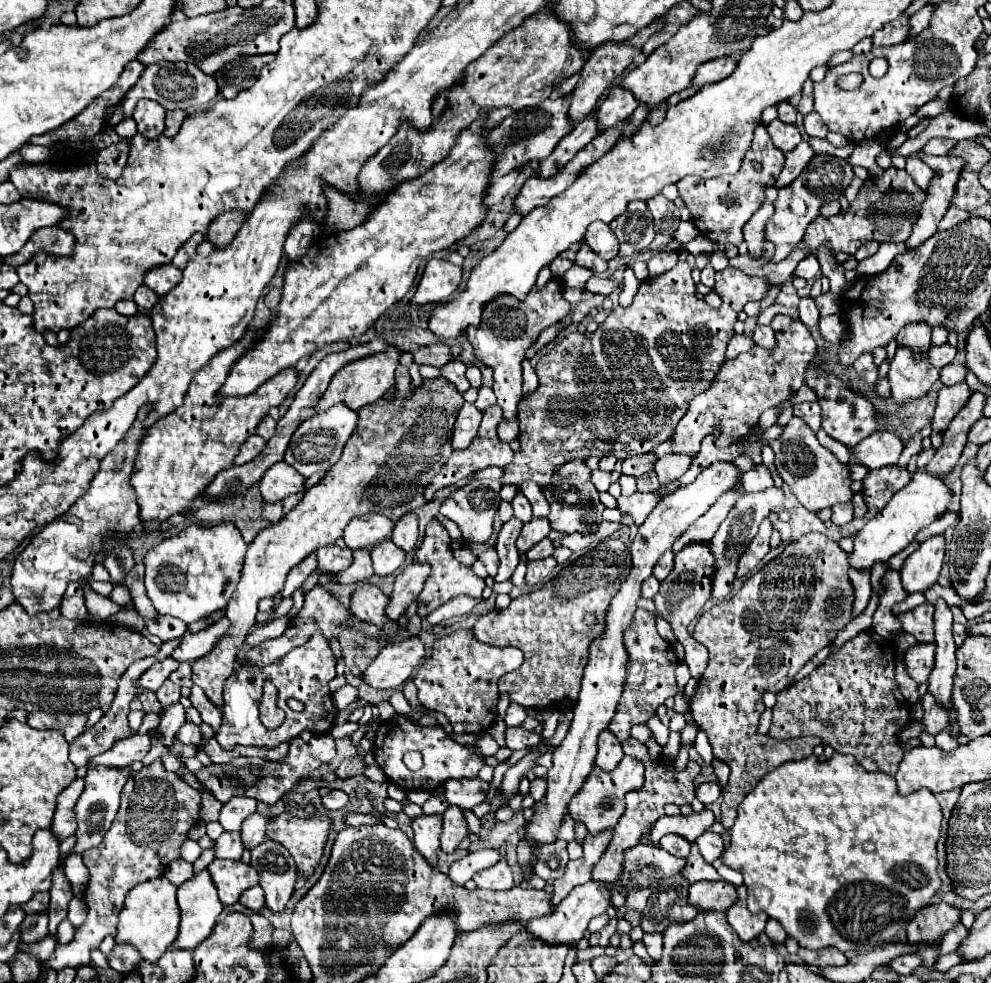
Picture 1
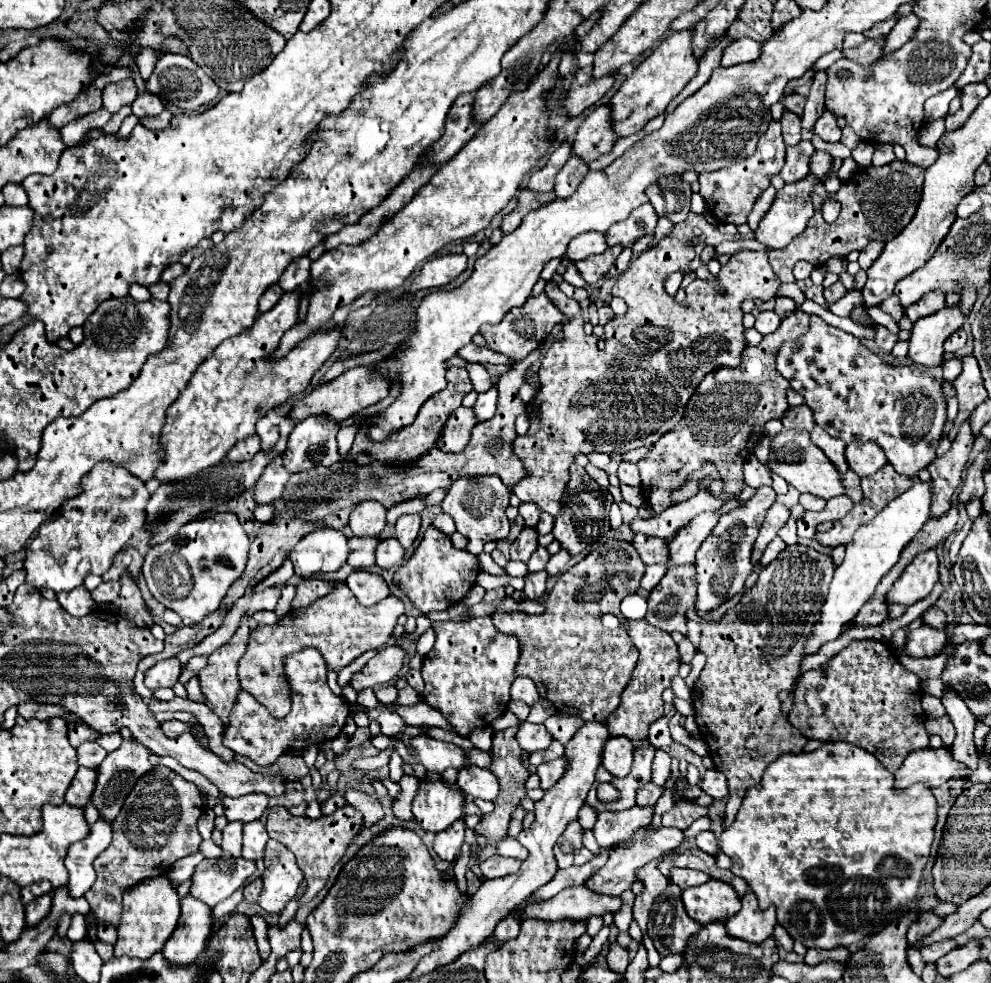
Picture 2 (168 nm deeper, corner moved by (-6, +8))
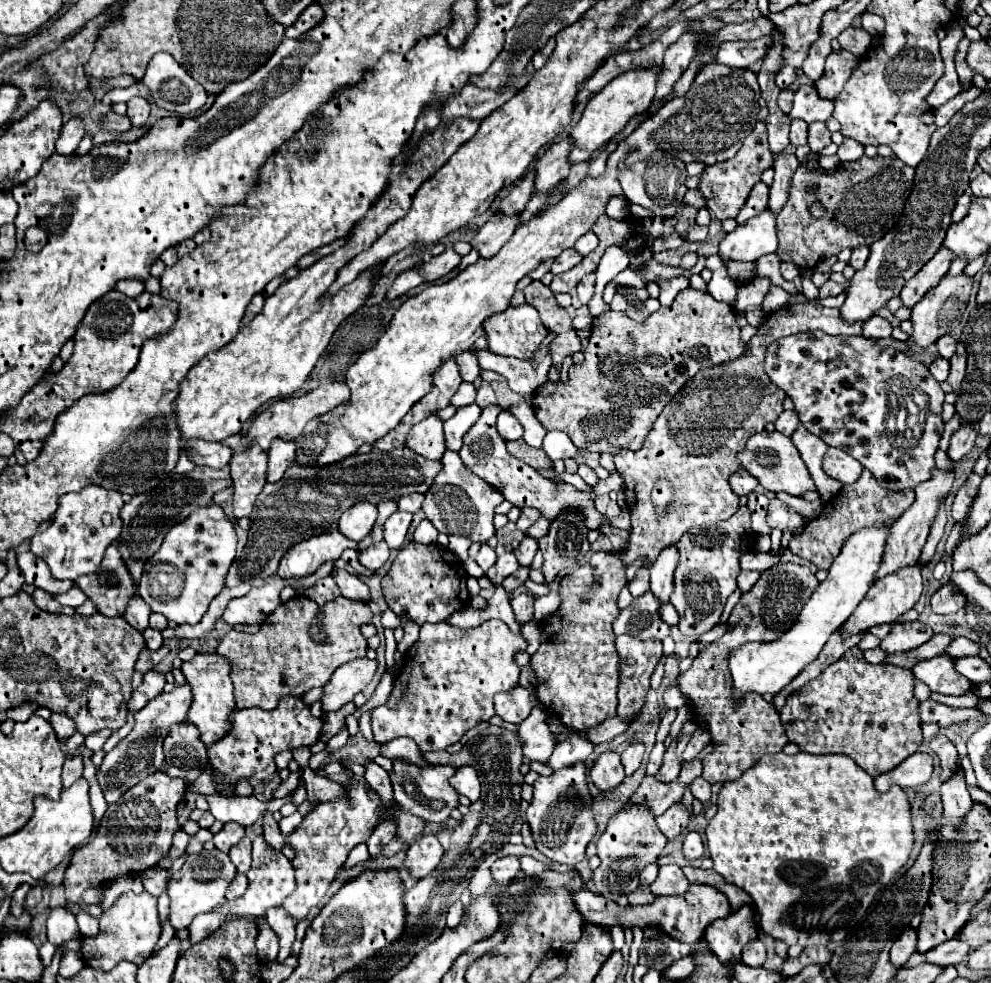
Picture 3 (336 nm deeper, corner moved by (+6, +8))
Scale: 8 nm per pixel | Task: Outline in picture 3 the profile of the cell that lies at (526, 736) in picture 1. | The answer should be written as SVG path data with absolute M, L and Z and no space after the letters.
M540 703L518 725L518 737L524 757L528 757L530 761L548 761L554 749L554 739L546 725L546 709Z

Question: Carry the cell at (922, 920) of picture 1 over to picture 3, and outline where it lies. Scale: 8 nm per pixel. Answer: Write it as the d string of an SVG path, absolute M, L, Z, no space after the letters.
M906 925L900 935L896 937L892 949L890 949L890 957L892 957L892 963L896 967L902 967L904 961L910 959L910 955L916 951L916 943L918 943L918 937L916 937L916 929L912 929L910 925Z

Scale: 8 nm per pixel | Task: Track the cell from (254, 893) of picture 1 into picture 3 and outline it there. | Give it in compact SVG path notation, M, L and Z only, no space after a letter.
M238 875L236 879L232 879L232 885L228 887L228 891L226 891L226 899L236 899L236 897L244 895L246 887L248 887L248 879L246 879L246 875Z

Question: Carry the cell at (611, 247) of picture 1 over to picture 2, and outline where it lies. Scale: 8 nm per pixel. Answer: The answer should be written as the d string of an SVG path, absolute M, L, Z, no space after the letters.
M582 233L580 237L574 237L568 245L568 251L566 251L566 257L570 261L580 261L588 255L598 255L598 253L604 253L606 251L606 243L604 243L604 235L602 233Z

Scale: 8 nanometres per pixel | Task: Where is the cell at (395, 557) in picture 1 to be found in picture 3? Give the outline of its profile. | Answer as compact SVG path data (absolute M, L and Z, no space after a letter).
M384 541L380 543L374 543L370 545L368 549L364 549L360 553L360 563L366 567L366 569L372 569L372 571L378 571L390 557L390 549Z

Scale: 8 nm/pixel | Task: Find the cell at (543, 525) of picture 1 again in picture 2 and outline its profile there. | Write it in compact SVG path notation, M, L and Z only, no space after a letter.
M526 527L526 529L520 533L520 537L510 545L510 559L512 559L512 561L524 561L524 563L528 563L530 555L532 555L532 553L536 551L536 547L538 547L536 539L538 539L536 529Z

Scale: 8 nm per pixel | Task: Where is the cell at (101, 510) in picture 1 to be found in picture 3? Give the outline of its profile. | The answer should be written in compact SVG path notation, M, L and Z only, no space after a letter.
M88 485L80 493L68 493L60 497L58 513L50 521L48 529L38 531L30 539L30 551L48 563L54 579L78 579L96 573L104 549L120 537L122 505L124 495L114 489L104 489L102 485Z

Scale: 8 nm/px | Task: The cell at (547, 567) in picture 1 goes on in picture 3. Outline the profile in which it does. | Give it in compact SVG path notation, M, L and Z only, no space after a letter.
M528 593L516 595L516 597L514 597L510 603L512 603L514 615L516 615L516 619L518 619L518 623L520 623L520 625L532 619L532 613L534 613L534 609L532 609L534 597L532 597L532 595L528 595Z

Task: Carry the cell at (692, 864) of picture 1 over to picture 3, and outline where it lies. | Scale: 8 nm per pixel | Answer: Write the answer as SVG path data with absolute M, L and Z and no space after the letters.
M664 865L658 869L658 877L650 889L654 895L682 895L688 885L690 883L678 865Z

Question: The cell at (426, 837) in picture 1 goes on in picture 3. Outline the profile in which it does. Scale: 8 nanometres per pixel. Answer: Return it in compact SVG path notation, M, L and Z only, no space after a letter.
M394 761L394 771L390 773L392 787L394 787L394 799L396 803L406 811L412 813L426 823L446 823L450 819L450 813L460 805L456 789L448 783L448 779L454 775L454 767L450 765L432 765L432 769L424 769L410 763Z

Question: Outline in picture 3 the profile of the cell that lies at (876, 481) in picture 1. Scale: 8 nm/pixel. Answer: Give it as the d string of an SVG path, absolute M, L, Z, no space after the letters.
M868 469L860 475L860 481L852 485L844 485L840 493L824 505L824 511L820 517L812 519L808 525L804 525L802 535L792 537L788 543L788 549L804 559L810 559L818 569L828 569L834 561L834 557L840 553L842 543L848 535L852 535L856 529L876 525L876 521L896 521L914 501L914 489L902 489L902 491L890 491L886 487L880 487L878 481L872 477Z

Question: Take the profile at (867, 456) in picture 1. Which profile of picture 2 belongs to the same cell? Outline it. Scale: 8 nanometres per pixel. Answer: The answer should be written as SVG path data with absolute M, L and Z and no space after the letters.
M854 441L854 443L848 443L844 455L846 455L848 467L858 477L870 477L880 467L886 465L886 455L874 441L866 441L866 443Z

